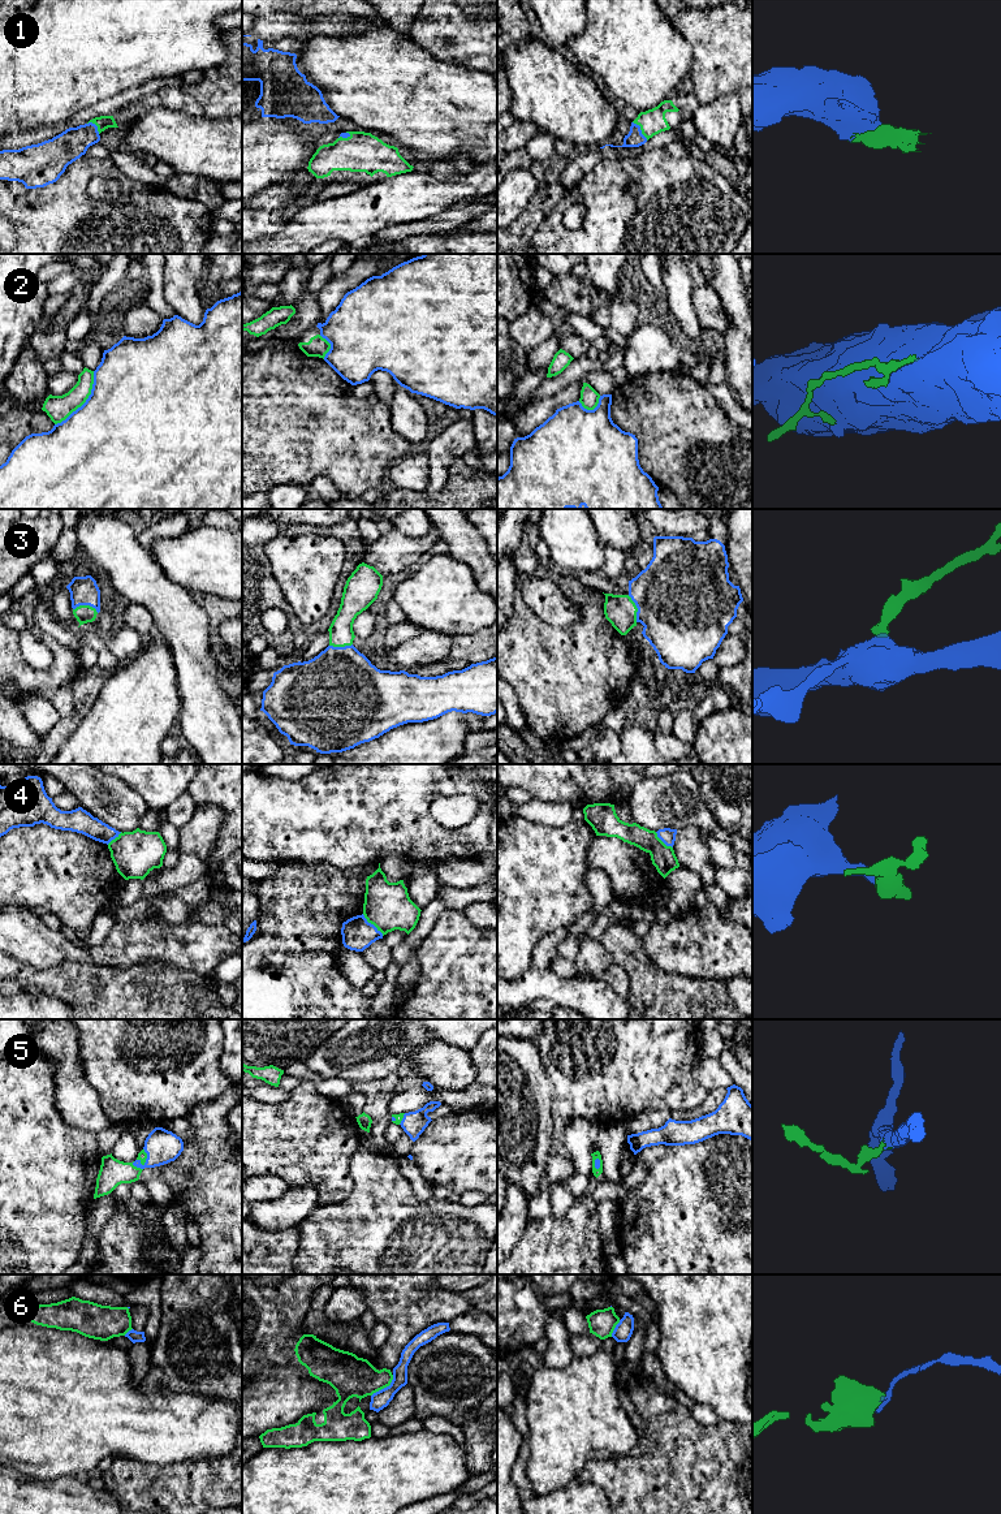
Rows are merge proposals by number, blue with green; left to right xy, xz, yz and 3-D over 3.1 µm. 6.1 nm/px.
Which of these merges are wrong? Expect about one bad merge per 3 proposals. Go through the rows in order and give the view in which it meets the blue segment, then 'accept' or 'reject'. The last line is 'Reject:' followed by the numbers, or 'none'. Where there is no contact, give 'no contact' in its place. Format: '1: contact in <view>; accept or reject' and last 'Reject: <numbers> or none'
1: contact in yz; accept
2: contact in xy; reject
3: contact in yz; accept
4: contact in xz; reject
5: contact in xy; accept
6: contact in xz; reject
Reject: 2, 4, 6

